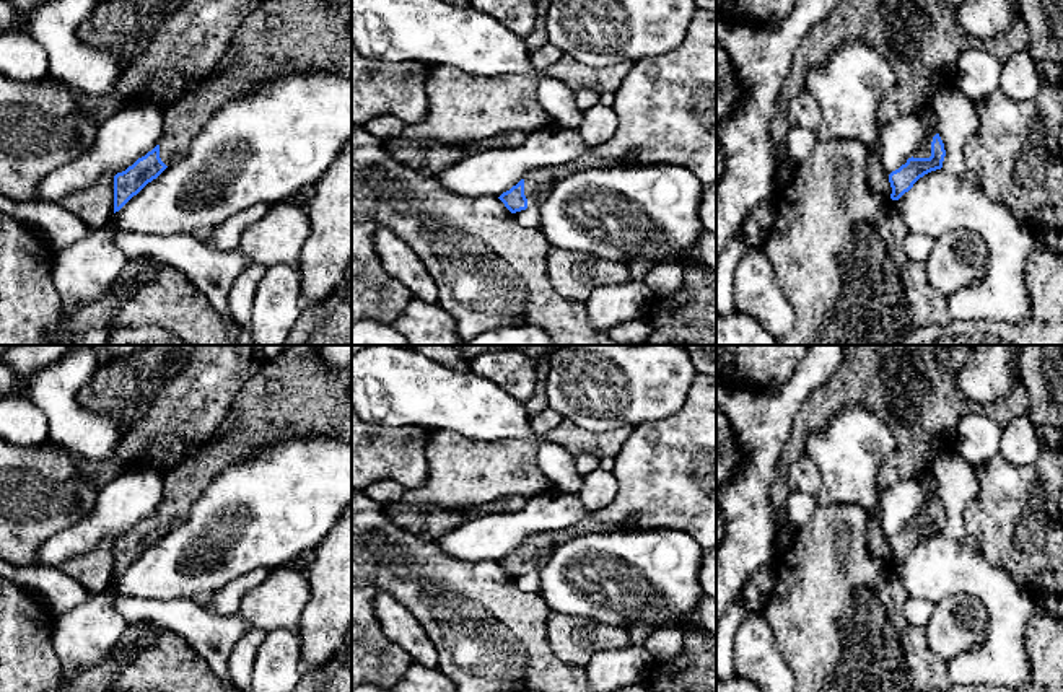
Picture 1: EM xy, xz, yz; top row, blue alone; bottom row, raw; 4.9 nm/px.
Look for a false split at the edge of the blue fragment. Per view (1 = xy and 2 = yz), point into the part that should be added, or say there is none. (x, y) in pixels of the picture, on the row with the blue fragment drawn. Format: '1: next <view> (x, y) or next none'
1: next xy (280, 38)
2: next yz (925, 148)

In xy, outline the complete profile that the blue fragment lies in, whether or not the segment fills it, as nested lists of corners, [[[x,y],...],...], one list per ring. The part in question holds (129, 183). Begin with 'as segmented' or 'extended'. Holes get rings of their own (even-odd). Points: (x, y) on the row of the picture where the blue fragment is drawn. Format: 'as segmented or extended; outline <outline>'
extended; outline [[[264,0],[231,36],[226,52],[212,75],[194,91],[161,109],[160,143],[125,171],[114,176],[114,213],[148,182],[189,151],[203,124],[230,99],[272,80],[304,73],[337,73],[352,80],[352,2]]]

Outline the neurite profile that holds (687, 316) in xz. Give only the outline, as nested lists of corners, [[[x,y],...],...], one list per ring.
[[[685,265],[680,290],[654,296],[645,318],[653,326],[648,344],[716,345],[716,270]]]

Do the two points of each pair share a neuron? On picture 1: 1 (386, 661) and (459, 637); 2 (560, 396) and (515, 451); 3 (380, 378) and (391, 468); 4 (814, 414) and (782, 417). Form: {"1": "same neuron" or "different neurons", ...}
{"1": "different neurons", "2": "different neurons", "3": "different neurons", "4": "different neurons"}

